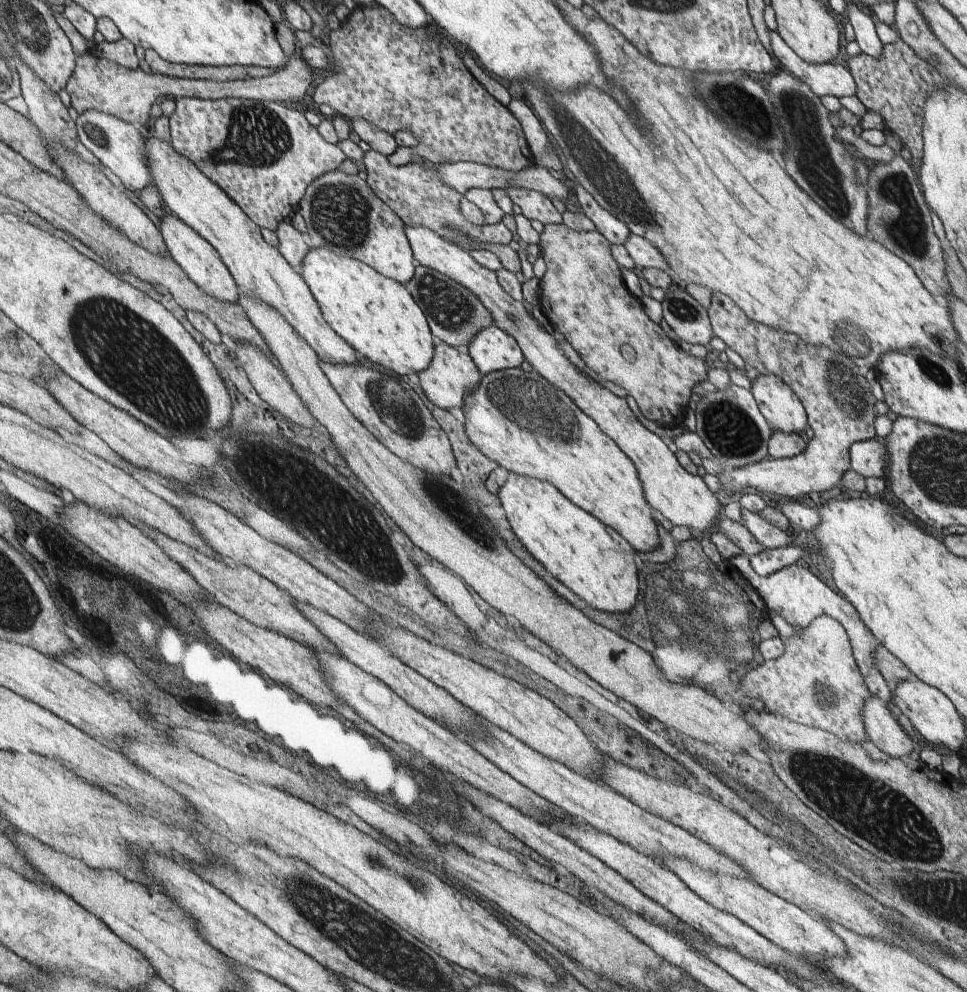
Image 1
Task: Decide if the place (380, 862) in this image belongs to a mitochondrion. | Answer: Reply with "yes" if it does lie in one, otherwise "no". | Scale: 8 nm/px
yes

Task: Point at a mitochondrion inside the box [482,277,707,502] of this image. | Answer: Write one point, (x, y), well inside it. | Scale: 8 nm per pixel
(533, 410)

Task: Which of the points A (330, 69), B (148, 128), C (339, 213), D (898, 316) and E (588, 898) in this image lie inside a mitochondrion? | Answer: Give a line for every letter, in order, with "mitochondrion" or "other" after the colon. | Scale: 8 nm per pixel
A: other
B: other
C: mitochondrion
D: other
E: other

